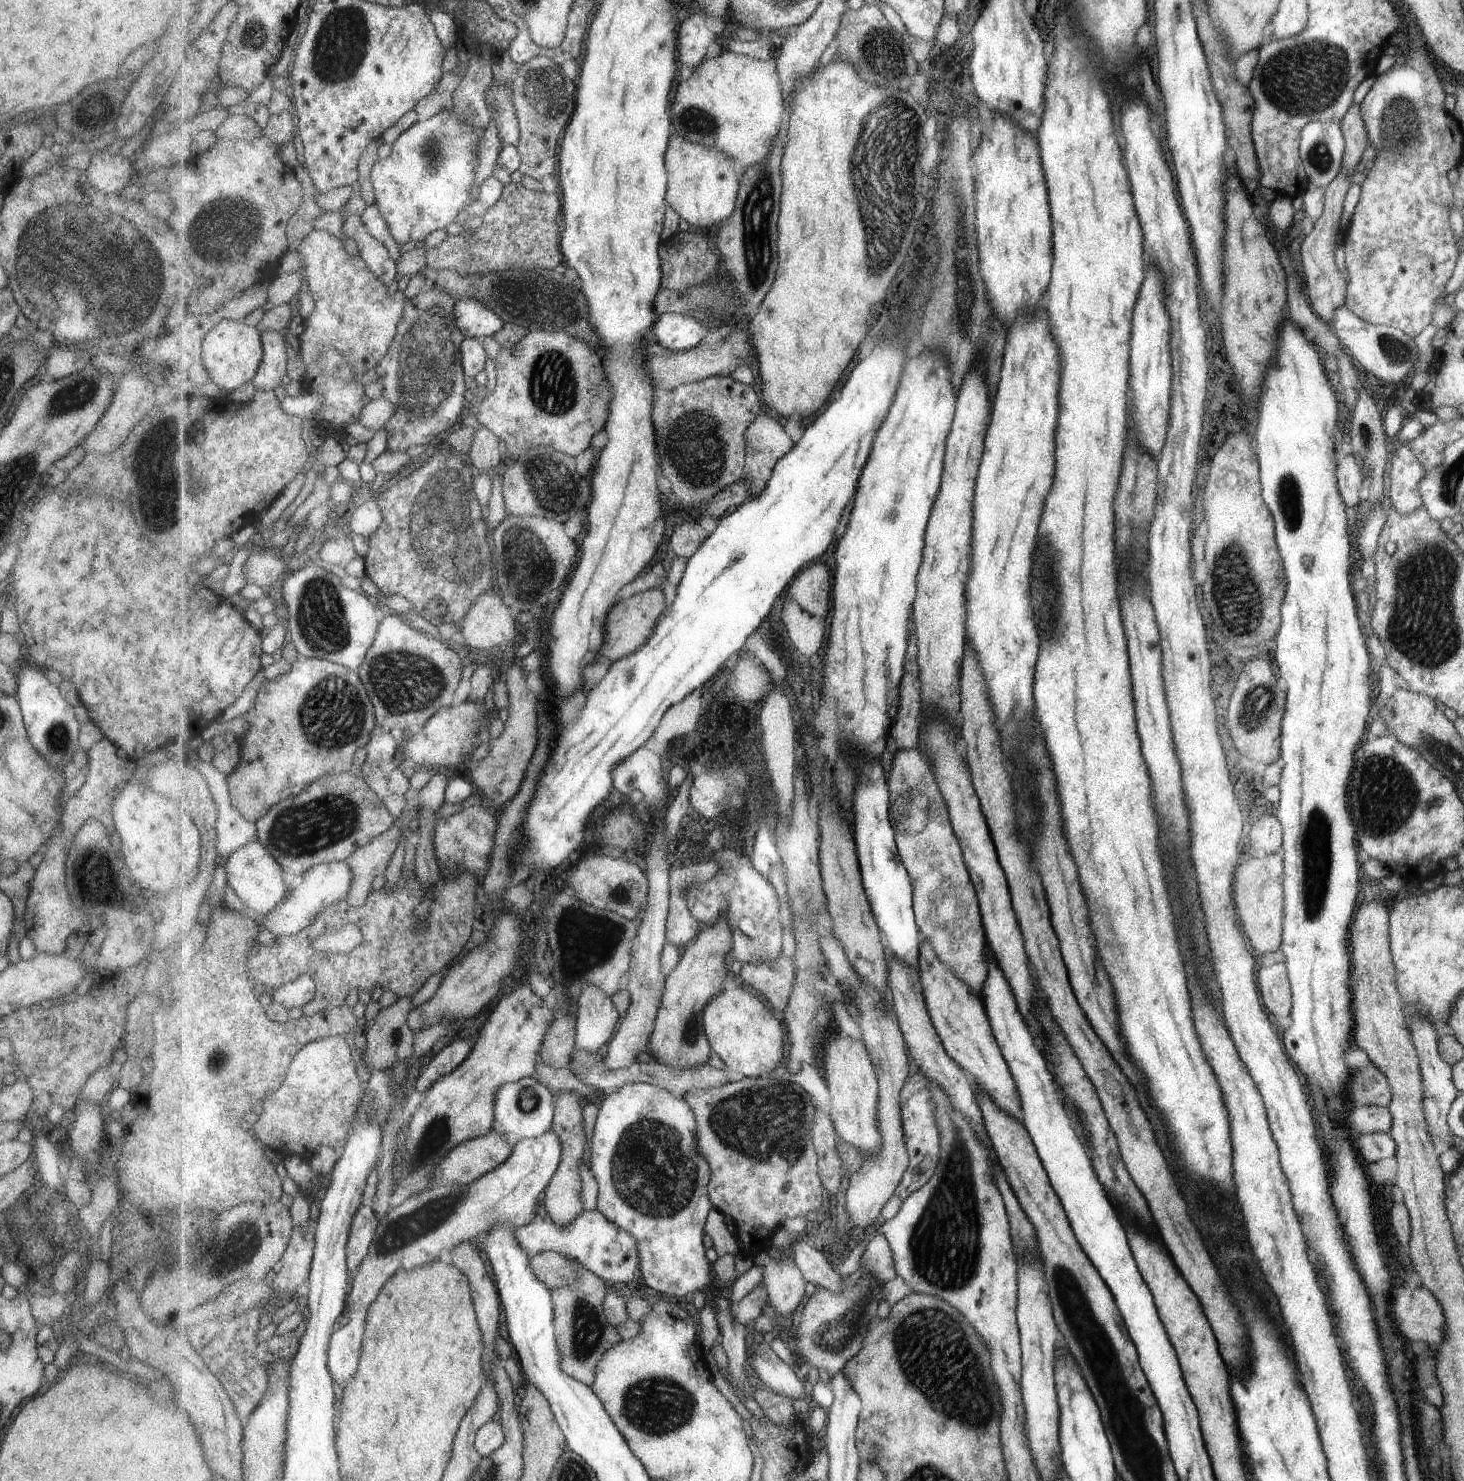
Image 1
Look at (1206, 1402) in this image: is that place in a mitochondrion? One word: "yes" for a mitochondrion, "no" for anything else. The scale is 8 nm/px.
no

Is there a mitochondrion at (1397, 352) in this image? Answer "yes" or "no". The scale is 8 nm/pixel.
yes

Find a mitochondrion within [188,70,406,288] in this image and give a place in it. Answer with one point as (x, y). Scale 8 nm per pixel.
(236, 236)

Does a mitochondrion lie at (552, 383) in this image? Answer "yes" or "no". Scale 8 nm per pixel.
yes

